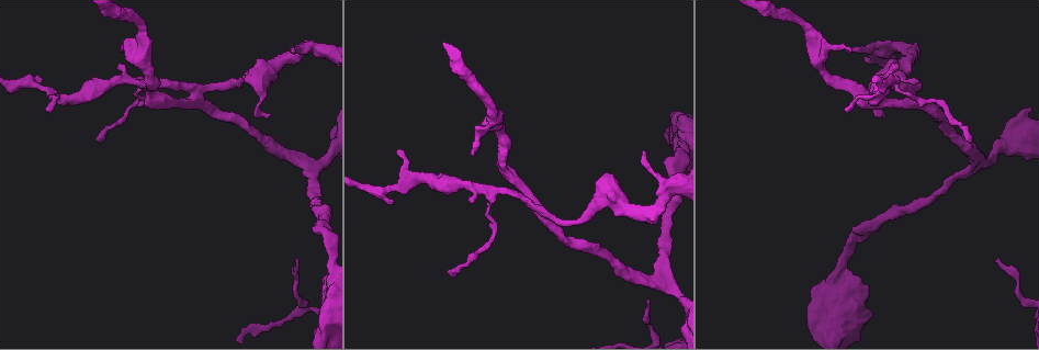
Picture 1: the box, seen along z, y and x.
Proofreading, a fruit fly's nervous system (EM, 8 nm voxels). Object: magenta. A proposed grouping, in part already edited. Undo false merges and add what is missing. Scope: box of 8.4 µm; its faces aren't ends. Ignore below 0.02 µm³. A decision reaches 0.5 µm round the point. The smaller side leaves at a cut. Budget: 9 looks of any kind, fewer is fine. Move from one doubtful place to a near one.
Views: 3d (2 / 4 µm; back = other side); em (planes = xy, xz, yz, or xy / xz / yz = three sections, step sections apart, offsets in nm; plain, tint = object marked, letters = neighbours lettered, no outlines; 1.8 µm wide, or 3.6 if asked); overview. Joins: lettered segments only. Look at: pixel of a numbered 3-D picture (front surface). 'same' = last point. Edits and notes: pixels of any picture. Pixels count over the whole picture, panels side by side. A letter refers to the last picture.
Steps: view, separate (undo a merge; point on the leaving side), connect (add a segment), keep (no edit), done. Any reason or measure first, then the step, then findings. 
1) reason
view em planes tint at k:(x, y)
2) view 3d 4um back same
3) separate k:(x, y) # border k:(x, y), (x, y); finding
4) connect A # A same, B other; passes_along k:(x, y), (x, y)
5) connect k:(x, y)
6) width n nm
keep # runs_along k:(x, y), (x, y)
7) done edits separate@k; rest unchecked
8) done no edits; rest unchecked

tapers out
view 3d 4um at 1:(997, 260)

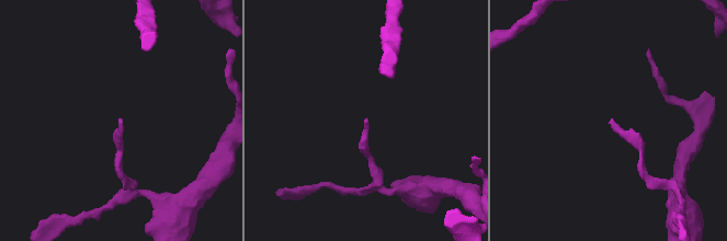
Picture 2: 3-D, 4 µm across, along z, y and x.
now the EM
view em xz step 8 plain at 2:(122, 122)

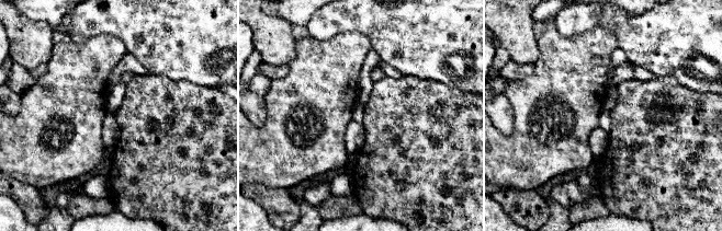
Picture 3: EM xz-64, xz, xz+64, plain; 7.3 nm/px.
view em xz step 8 letters same

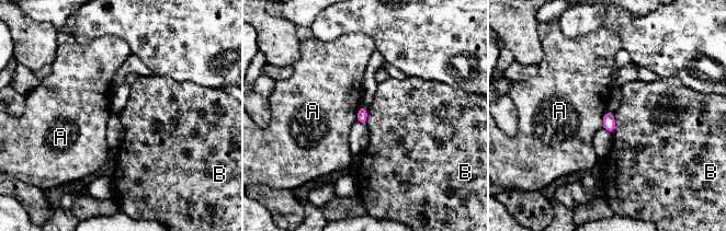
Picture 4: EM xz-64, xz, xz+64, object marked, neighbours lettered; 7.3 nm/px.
width 80 nm
keep # A other, B other; no lettered segment goes on from it

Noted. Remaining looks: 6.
free end
view 3d 2um back at 1:(810, 321)

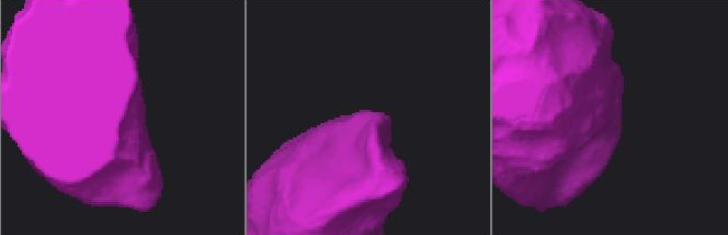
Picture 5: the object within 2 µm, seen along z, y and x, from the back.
view em planes letters at 5:(613, 122)

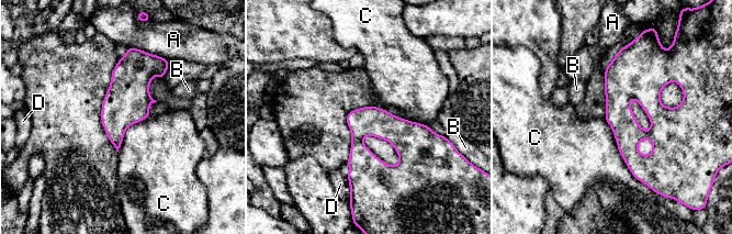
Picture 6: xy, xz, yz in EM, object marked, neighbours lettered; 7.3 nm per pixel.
longest_contact C 600 nm
keep # A other, B other, C other, D other; border 6:(604, 119), (622, 160), (646, 185); no lettered segment goes on from it

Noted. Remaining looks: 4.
looks like a crossing
view 3d 4um at 1:(913, 103)

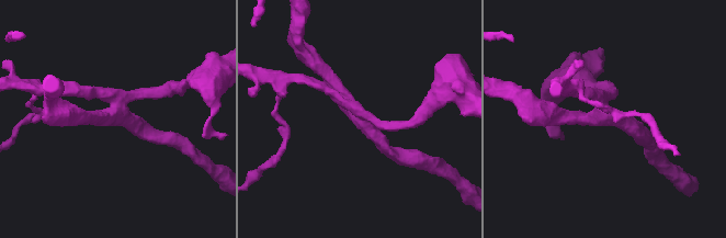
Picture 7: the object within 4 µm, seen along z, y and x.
arms 4
view em xy step 16 tint at 7:(362, 119)

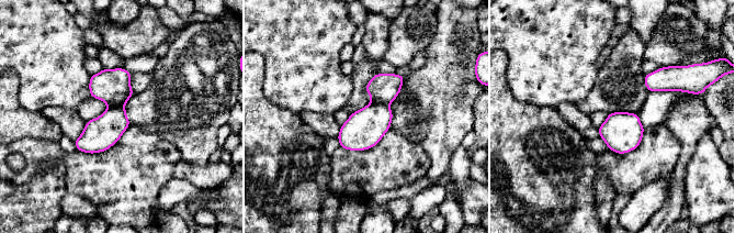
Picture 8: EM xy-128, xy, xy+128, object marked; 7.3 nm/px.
another direction
view em planes letters same

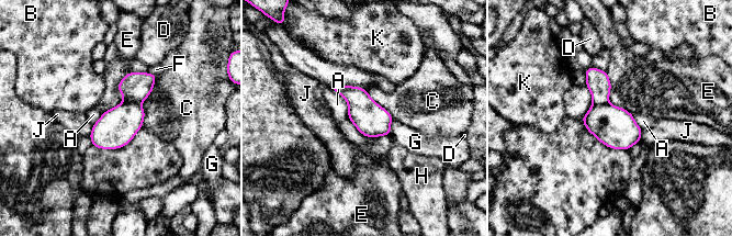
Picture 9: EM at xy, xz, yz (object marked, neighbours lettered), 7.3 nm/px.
keep # A other, B other, C other, D other, E other, F other, G other, H other, J other, K other; border 9:(606, 71), (609, 102), (632, 114); all the same neuron

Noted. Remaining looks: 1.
done no edits; rest unchecked

